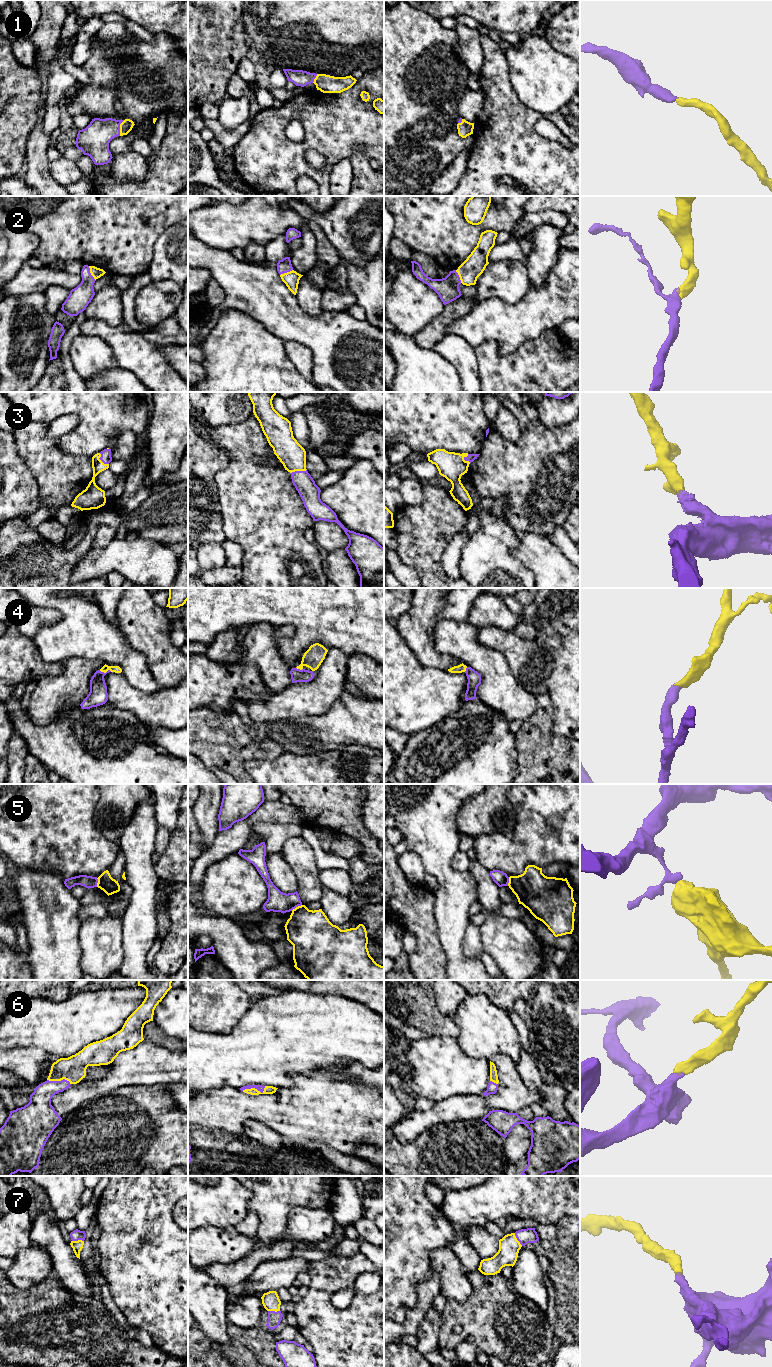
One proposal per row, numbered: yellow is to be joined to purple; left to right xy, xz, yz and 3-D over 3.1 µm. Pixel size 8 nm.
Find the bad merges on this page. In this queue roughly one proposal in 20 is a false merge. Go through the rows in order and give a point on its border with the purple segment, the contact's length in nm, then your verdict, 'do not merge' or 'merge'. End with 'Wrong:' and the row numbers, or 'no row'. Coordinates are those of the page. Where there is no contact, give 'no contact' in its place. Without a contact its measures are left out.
1: contact xy (119, 128); length 130 nm; merge
2: contact xy (90, 273); length 130 nm; merge
3: contact xz (298, 471); length 140 nm; merge
4: contact xy (106, 672); length 100 nm; merge
5: contact xz (296, 906); length 100 nm; do not merge
6: contact xz (254, 1087); length 190 nm; merge
7: contact yz (517, 1239); length 120 nm; merge
Wrong: 5

